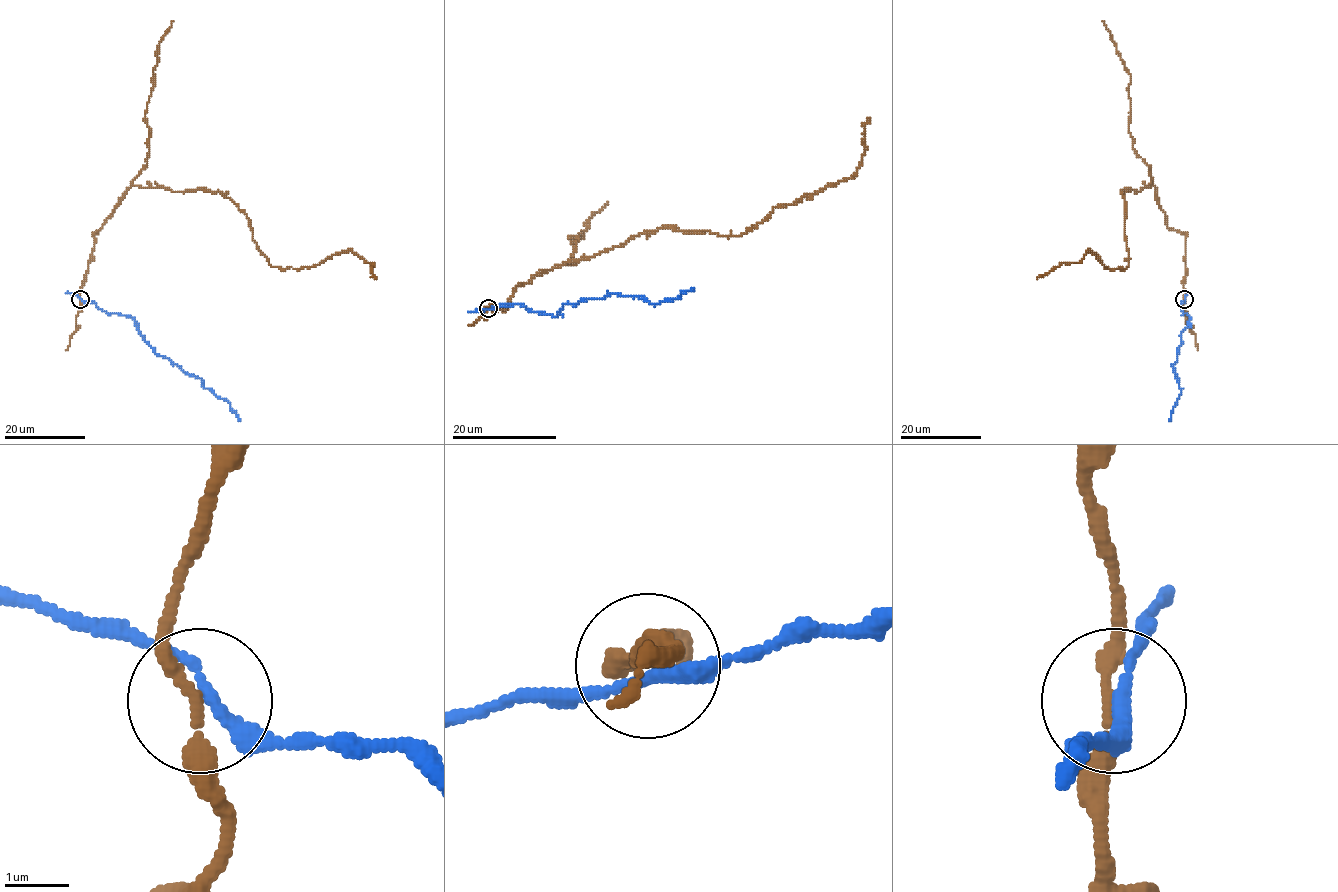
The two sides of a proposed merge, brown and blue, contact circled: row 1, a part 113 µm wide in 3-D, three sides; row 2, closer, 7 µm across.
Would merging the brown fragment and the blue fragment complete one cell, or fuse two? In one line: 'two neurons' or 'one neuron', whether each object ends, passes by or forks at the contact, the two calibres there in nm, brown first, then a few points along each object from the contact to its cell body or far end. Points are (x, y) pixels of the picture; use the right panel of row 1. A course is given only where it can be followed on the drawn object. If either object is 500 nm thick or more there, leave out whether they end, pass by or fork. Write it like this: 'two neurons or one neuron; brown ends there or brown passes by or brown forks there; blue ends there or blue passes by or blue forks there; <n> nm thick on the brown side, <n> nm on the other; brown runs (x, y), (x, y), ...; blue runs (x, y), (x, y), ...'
one neuron; brown passes by; blue passes by; 200 nm thick on the brown side, 200 nm on the other; brown runs (1185, 299), (1185, 235), (1167, 226), (1153, 186), (1121, 192), (1126, 268), (1108, 269), (1088, 250), (1036, 279); blue runs (1185, 298), (1181, 312), (1191, 318), (1180, 335), (1180, 346), (1173, 363), (1181, 392), (1169, 420)

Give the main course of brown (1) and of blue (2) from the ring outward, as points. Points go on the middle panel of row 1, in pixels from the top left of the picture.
1: (487, 308), (506, 310), (536, 274), (634, 235), (747, 232), (857, 171), (869, 117)
2: (487, 308), (519, 304), (554, 316), (566, 303), (600, 299), (608, 294), (641, 297), (659, 304), (693, 289)

